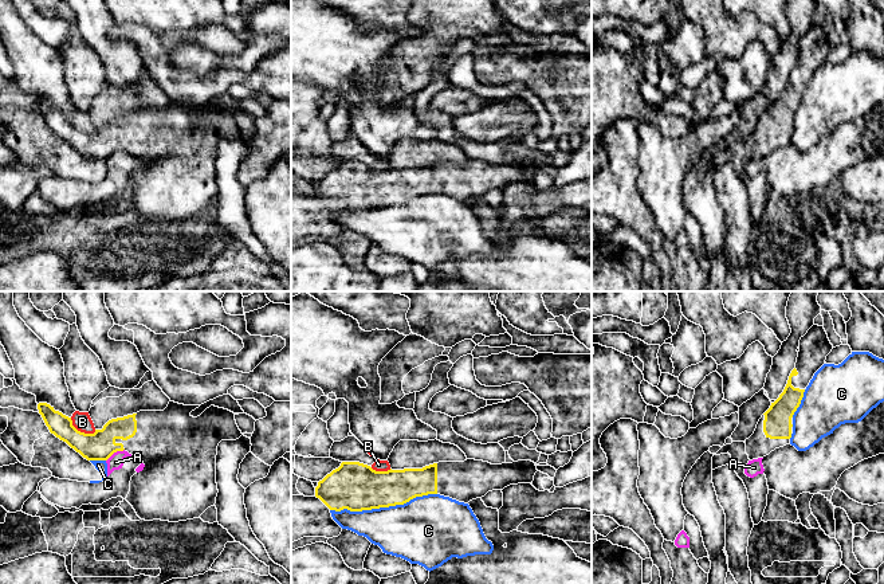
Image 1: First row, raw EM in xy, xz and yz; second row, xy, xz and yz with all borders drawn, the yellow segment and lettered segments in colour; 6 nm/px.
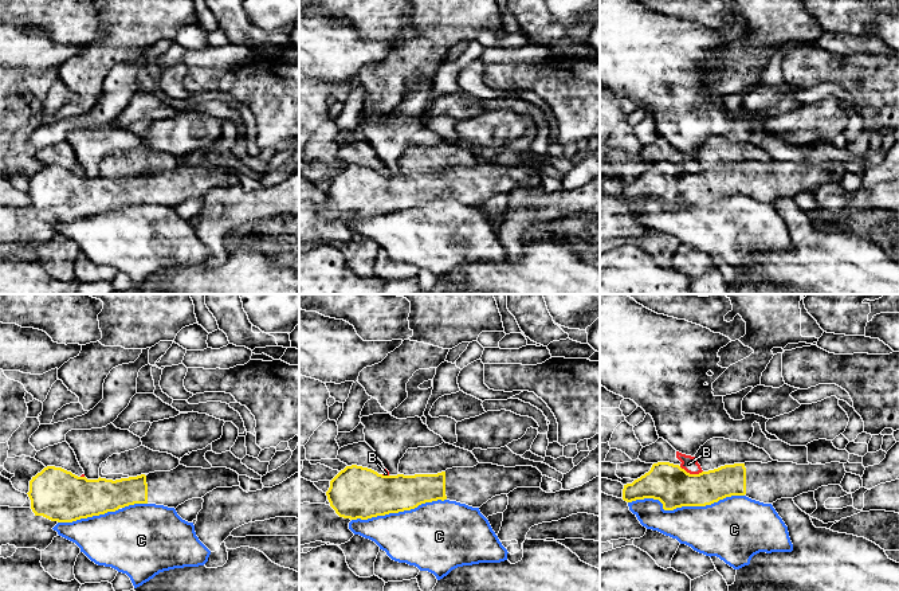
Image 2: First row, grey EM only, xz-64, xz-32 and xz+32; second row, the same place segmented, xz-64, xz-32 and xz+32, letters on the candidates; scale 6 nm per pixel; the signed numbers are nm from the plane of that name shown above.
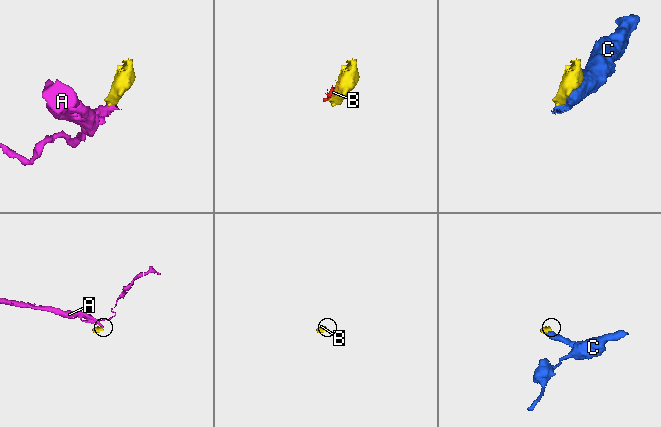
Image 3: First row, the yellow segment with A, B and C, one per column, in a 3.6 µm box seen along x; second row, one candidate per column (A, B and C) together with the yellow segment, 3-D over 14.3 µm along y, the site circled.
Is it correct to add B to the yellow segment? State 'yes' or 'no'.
no

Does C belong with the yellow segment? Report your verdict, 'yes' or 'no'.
no

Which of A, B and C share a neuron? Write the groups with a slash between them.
A / B / C

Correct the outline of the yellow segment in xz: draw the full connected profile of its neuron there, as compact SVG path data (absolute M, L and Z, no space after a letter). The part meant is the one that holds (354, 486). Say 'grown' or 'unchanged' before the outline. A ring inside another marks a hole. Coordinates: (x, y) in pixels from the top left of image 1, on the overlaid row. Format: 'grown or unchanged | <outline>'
grown | M467 459L388 471L376 471L360 462L342 462L318 482L314 497L291 497L291 542L303 537L338 537L342 528L333 520L331 510L389 507L428 494L468 503L492 490L533 483L537 471L531 460L491 465Z

